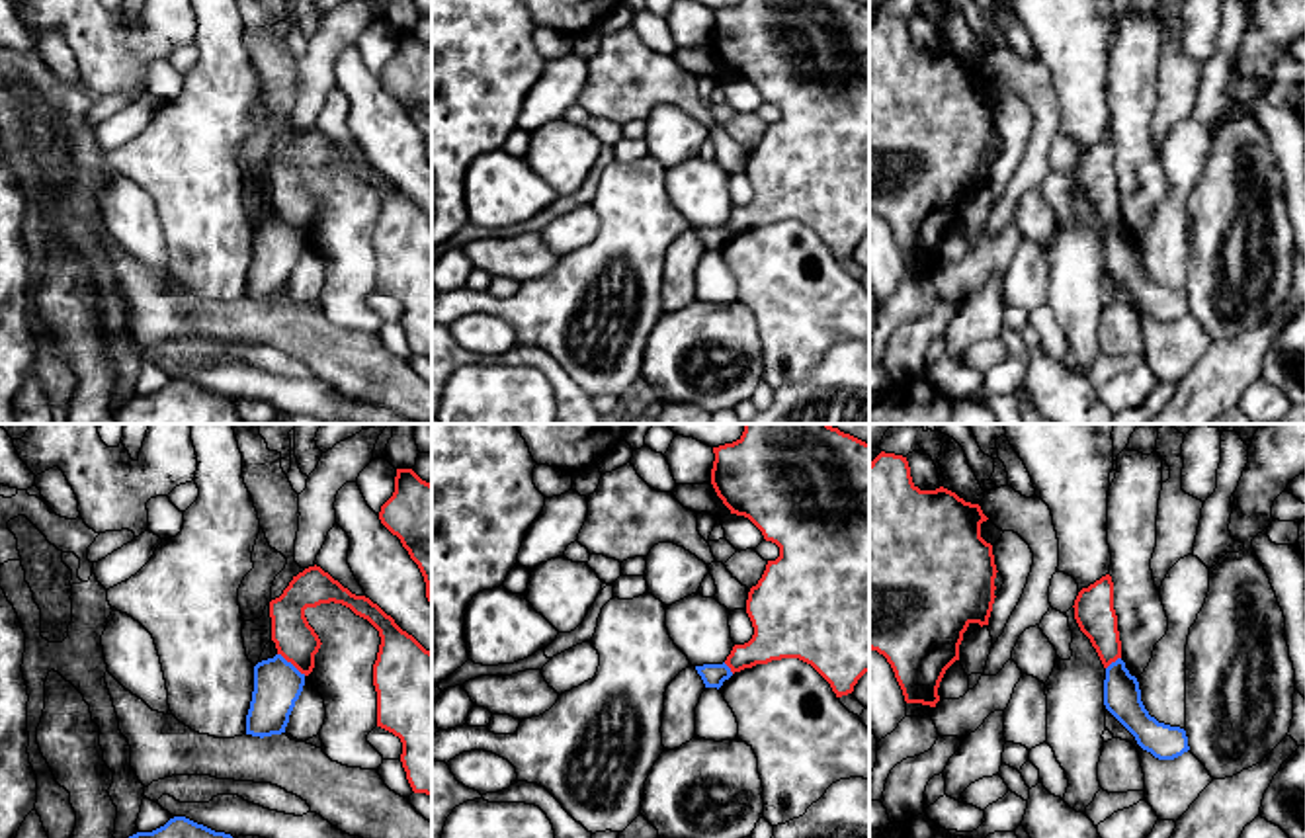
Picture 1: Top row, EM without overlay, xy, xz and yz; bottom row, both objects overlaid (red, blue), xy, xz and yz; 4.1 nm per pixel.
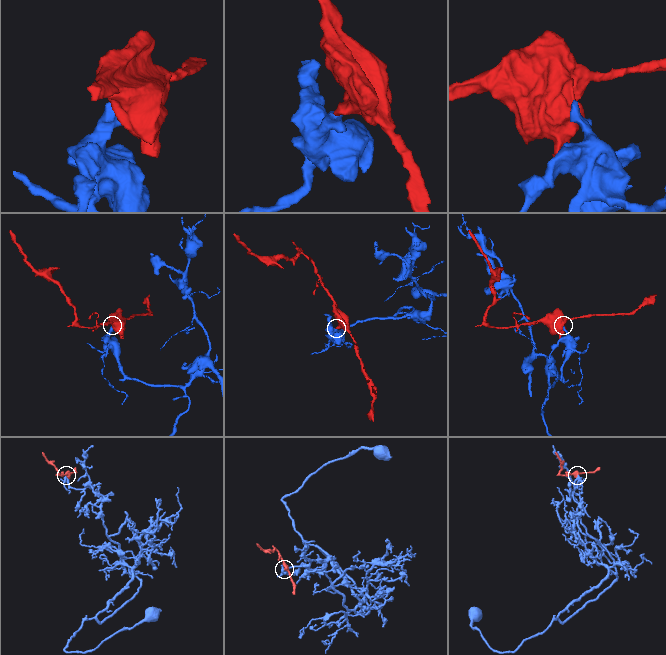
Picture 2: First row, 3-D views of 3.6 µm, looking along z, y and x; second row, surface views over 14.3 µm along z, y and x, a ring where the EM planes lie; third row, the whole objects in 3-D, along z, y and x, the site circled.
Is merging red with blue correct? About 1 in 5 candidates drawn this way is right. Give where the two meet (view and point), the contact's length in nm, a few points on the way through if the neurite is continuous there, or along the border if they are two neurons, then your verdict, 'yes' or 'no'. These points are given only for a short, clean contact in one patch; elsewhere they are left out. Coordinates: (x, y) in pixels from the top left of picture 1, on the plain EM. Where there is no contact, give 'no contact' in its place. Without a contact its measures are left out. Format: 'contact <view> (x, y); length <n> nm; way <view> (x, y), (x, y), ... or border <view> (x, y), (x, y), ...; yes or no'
contact xy (292, 225); length 150 nm; border xy (278, 215), (305, 237); no

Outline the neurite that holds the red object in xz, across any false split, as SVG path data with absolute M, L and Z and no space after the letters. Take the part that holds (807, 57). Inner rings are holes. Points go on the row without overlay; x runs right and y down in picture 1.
M740 0L733 6L713 10L713 16L711 47L717 59L731 76L748 80L766 104L779 109L779 119L768 123L762 141L748 154L746 176L752 184L754 197L748 205L735 207L725 227L735 236L772 223L799 221L811 227L830 246L836 260L852 256L858 242L869 234L869 6L858 0Z

